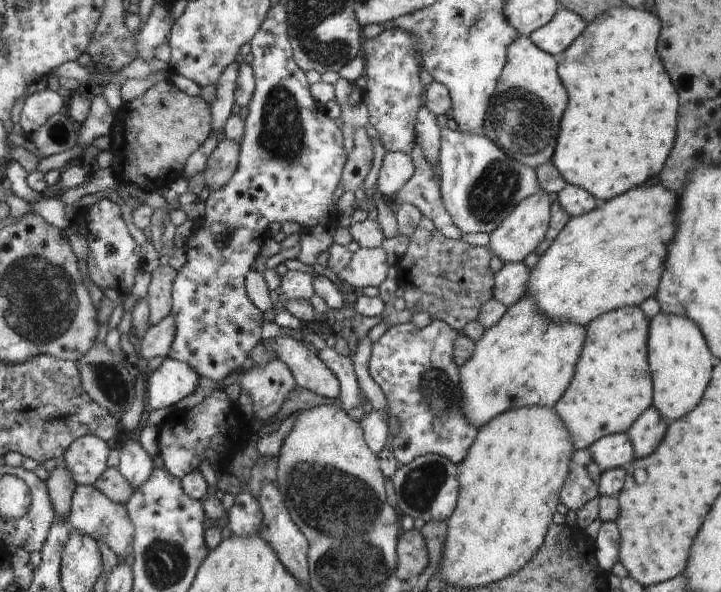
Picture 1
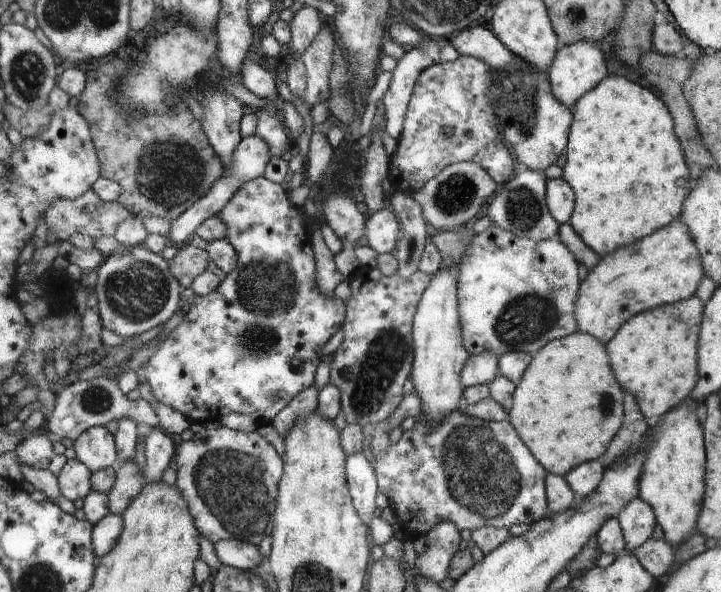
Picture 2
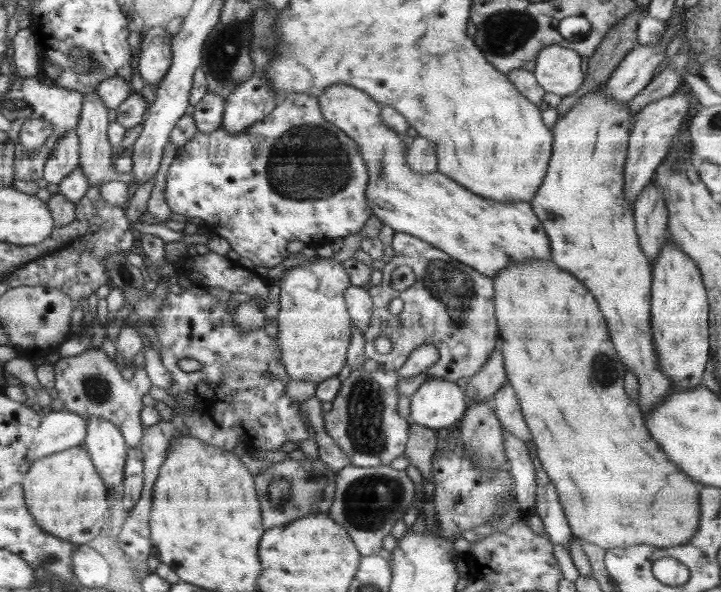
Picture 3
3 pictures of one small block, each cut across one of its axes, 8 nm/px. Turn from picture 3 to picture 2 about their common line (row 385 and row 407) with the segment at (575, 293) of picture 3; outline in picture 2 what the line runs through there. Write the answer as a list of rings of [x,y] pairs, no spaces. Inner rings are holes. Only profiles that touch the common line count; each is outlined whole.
[[[576,331],[568,336],[551,340],[532,356],[526,372],[522,374],[513,394],[513,407],[508,414],[510,424],[522,432],[522,440],[526,440],[526,448],[534,452],[546,472],[566,476],[573,468],[582,463],[603,457],[606,448],[613,442],[613,436],[622,428],[624,406],[622,406],[622,390],[612,376],[608,350],[594,336],[586,332]]]

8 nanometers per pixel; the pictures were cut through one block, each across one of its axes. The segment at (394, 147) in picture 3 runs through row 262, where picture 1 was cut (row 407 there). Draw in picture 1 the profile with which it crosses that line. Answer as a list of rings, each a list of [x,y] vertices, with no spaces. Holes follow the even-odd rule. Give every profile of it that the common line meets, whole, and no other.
[[[526,293],[514,306],[510,306],[498,324],[485,330],[482,338],[475,342],[473,356],[458,369],[464,418],[480,429],[502,412],[528,406],[553,407],[561,400],[574,376],[585,338],[584,325],[574,321],[553,321],[539,309],[533,296]]]

